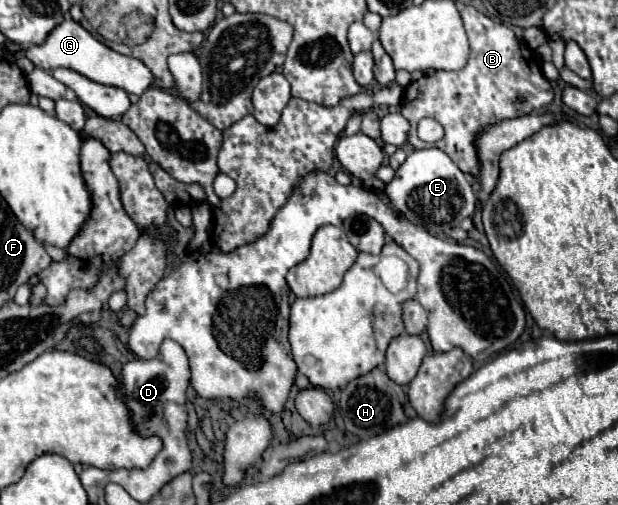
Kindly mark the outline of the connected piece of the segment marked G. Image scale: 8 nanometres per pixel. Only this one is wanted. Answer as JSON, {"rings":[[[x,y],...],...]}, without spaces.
{"rings":[[[66,19],[62,21],[46,39],[44,45],[32,45],[26,51],[26,57],[40,69],[58,69],[58,67],[68,67],[74,71],[80,71],[84,77],[96,81],[96,83],[104,83],[104,85],[112,85],[112,87],[120,87],[126,93],[134,93],[134,95],[142,95],[154,81],[152,71],[140,61],[140,59],[132,59],[126,55],[120,55],[116,51],[112,51],[110,47],[106,47],[104,43],[100,43],[98,39],[94,39],[80,23],[76,23],[74,19]]]}

